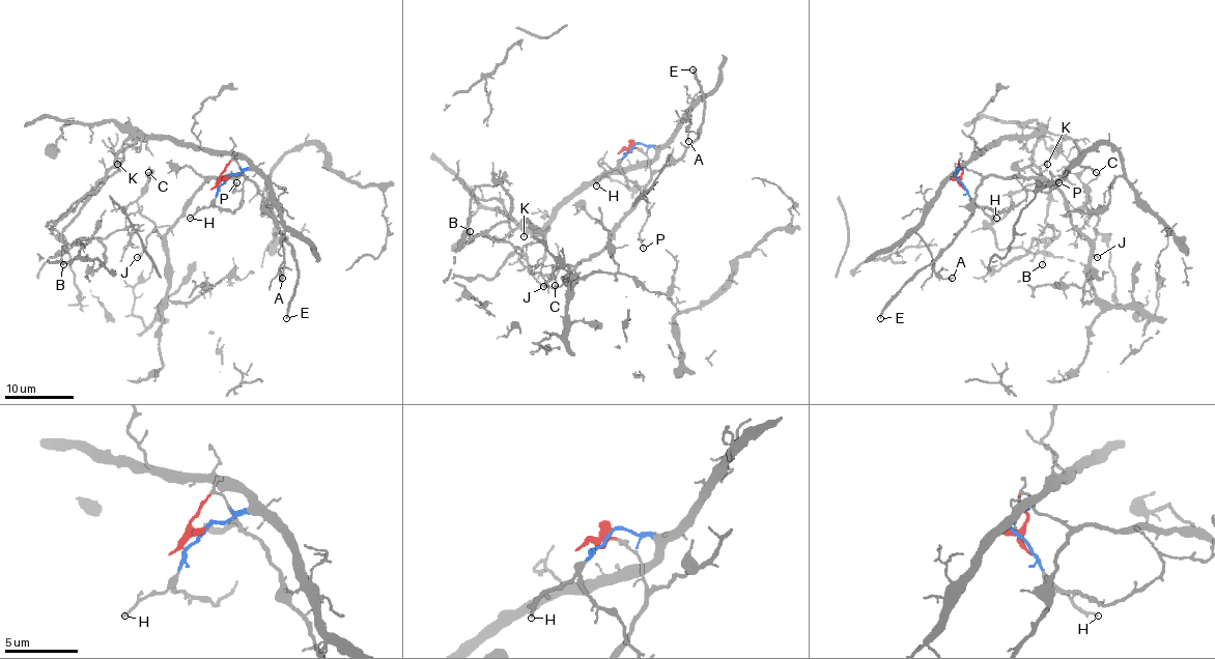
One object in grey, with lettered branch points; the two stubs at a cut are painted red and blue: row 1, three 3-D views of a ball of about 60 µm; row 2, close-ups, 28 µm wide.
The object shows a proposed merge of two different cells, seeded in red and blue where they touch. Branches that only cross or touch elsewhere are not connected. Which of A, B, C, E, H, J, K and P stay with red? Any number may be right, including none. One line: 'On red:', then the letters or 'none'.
On red: C, E, J

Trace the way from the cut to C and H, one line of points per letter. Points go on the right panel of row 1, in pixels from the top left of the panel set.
C: (956, 178), (961, 160), (982, 175), (1046, 178), (1094, 239), (1088, 183), (1096, 172)
H: (956, 178), (971, 199), (987, 215), (995, 219)

